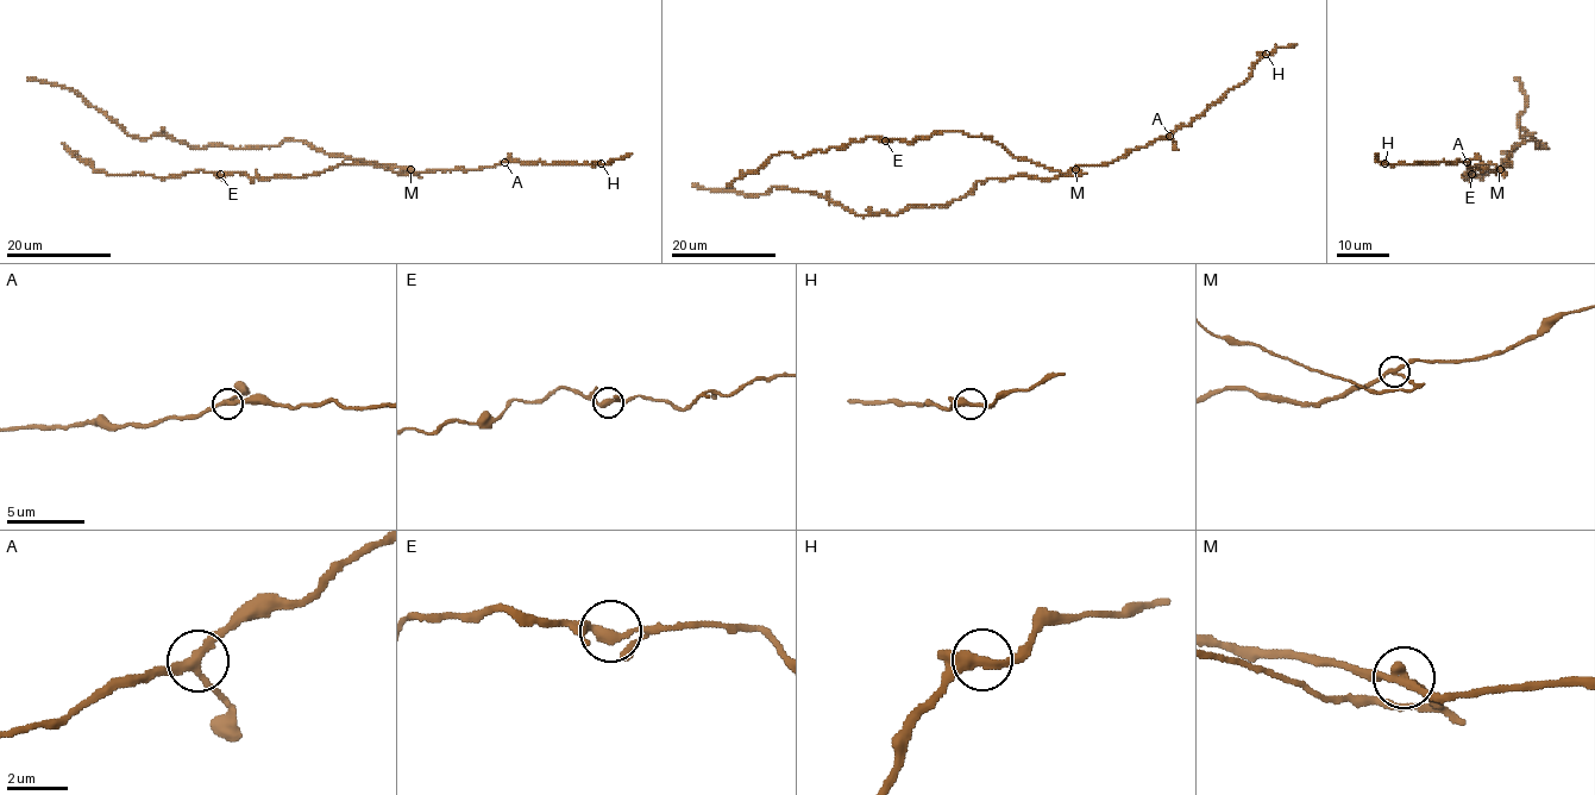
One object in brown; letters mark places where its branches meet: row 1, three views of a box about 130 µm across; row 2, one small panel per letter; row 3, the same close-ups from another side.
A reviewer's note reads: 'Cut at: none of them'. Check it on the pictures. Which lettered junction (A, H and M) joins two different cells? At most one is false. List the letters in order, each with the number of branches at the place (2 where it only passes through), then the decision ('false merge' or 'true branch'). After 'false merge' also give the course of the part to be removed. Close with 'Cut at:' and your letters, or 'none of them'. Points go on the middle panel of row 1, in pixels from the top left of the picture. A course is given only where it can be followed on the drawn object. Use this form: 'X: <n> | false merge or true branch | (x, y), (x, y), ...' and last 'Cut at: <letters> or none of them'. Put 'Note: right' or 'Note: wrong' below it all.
A: 3 | true branch
H: 3 | true branch
M: 3 | false merge | (1075, 169), (1065, 175), (983, 136), (940, 132), (774, 154), (726, 186)
Cut at: M
Note: wrong

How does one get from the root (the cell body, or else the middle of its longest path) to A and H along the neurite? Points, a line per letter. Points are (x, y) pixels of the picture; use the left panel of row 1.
A: (401, 168), (434, 171), (483, 169), (504, 162)
H: (401, 168), (434, 171), (483, 169), (502, 162), (601, 163)

